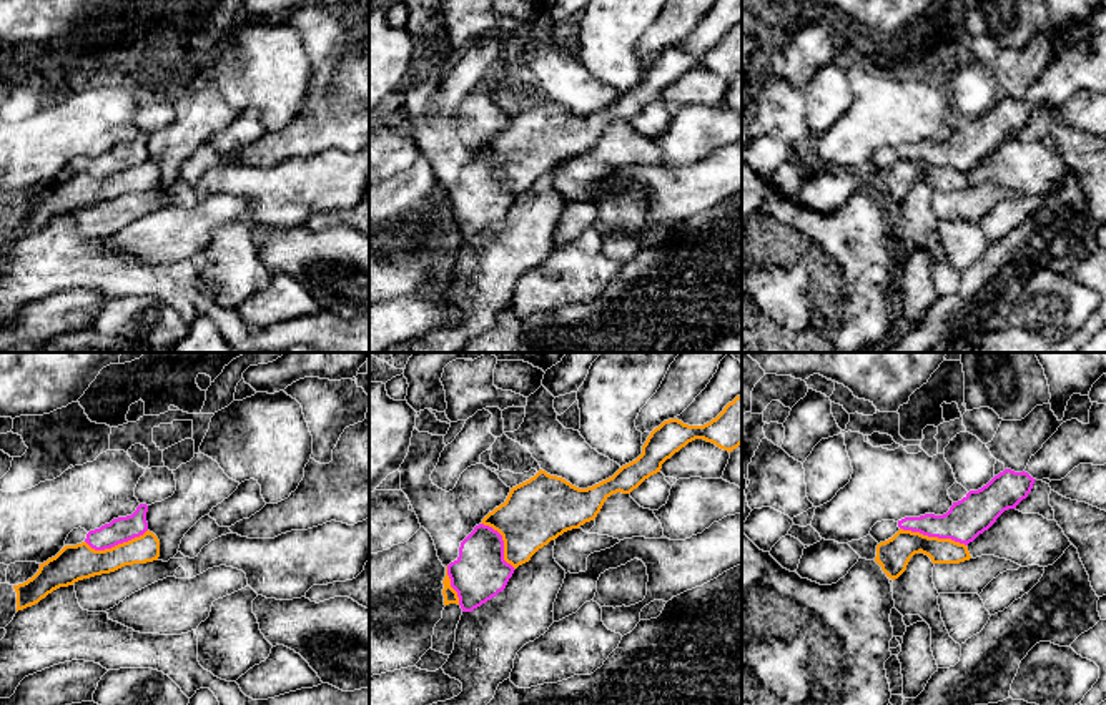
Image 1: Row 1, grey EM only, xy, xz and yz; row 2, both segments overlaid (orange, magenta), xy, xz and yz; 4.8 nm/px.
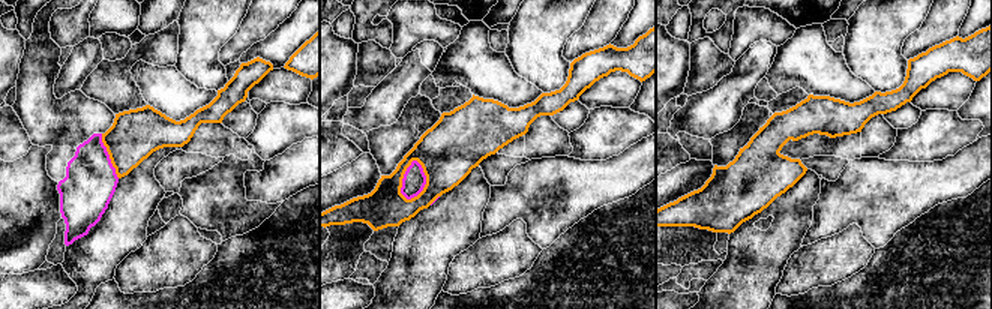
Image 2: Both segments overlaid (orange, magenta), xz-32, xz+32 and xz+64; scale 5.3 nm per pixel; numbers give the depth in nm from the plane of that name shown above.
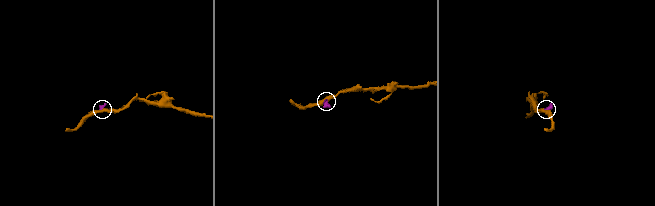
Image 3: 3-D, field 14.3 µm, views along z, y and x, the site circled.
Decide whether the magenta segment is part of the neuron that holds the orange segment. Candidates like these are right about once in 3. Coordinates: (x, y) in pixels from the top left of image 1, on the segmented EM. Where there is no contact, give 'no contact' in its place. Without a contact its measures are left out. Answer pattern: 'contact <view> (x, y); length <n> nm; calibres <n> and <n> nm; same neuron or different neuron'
contact yz (933, 537); length 340 nm; calibres 160 and 190 nm; different neuron

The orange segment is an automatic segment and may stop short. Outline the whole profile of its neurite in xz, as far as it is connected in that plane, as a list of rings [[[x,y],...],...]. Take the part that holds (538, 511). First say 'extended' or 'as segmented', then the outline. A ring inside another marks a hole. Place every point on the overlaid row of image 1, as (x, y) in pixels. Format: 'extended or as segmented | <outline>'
as segmented | [[[742,394],[704,426],[689,426],[679,419],[664,421],[650,432],[635,461],[592,487],[579,489],[541,469],[529,481],[512,487],[506,502],[481,524],[502,535],[504,560],[517,569],[551,540],[594,520],[612,494],[630,494],[660,472],[667,459],[695,439],[728,452],[737,449],[742,444]]]

